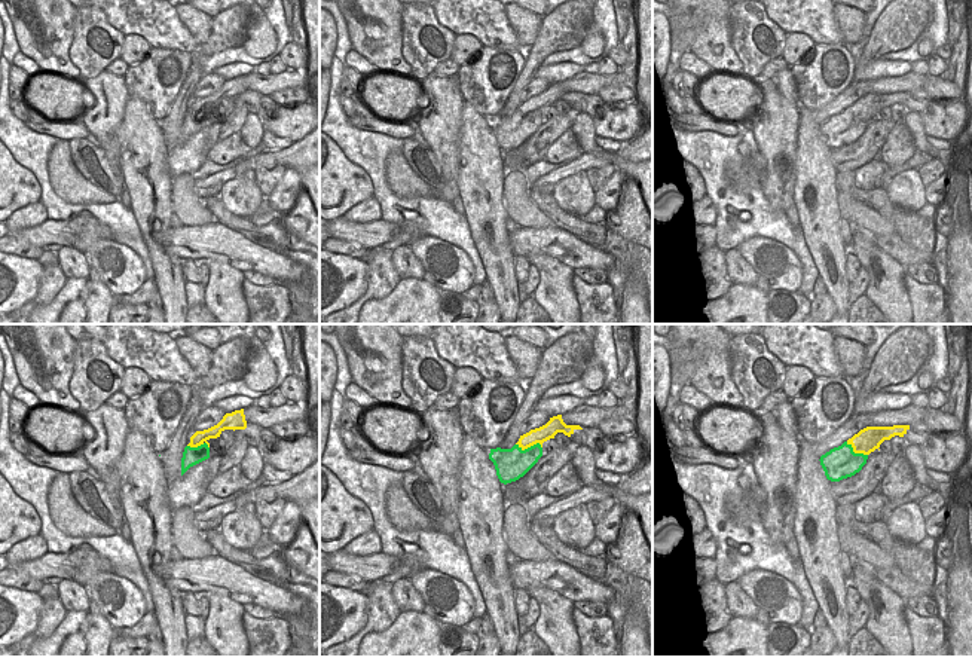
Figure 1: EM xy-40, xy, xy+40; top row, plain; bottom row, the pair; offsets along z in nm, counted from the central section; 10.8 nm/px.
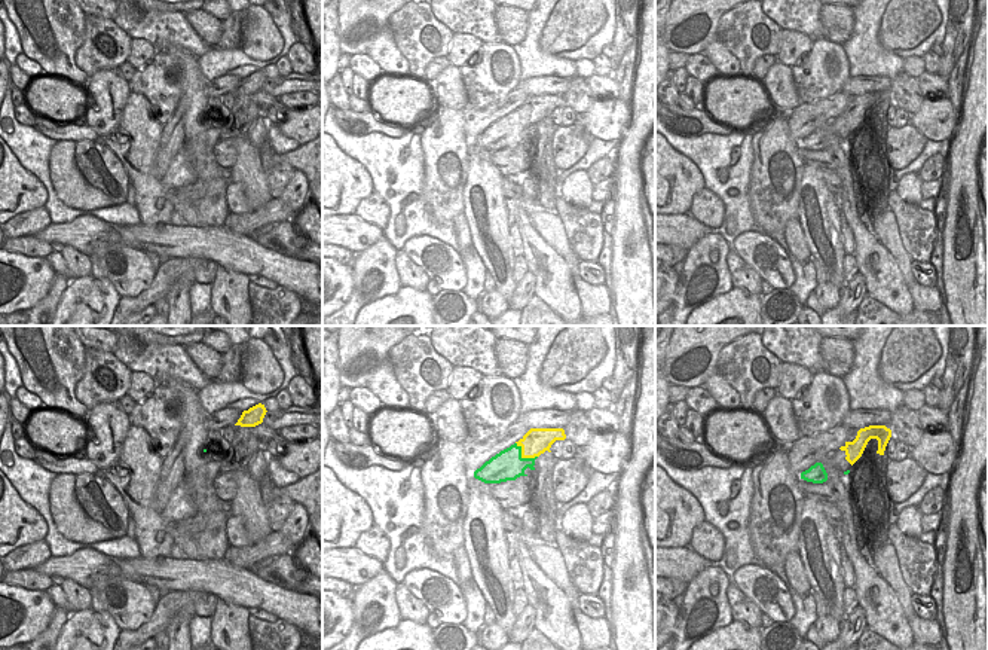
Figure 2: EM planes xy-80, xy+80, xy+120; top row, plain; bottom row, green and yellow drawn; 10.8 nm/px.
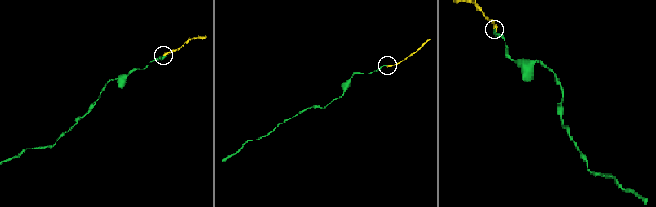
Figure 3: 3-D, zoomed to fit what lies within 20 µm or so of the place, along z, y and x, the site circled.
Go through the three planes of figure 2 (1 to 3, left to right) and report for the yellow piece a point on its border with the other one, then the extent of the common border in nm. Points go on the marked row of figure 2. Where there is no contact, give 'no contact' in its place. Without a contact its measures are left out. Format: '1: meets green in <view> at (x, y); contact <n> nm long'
1: no contact
2: meets green in xy+80 at (523, 458); contact 300 nm long
3: no contact

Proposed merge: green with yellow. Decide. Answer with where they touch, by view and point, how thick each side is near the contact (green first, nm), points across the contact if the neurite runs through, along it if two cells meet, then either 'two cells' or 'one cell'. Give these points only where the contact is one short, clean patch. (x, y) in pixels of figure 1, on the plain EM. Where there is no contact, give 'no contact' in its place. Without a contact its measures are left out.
meets green in xy at (529, 115); 320 nm thick on the green side, 170 nm on the other; one cell

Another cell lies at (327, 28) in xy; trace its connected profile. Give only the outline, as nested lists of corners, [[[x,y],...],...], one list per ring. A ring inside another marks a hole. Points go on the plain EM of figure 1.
[[[320,9],[320,70],[330,68],[337,43],[337,30],[330,12]]]

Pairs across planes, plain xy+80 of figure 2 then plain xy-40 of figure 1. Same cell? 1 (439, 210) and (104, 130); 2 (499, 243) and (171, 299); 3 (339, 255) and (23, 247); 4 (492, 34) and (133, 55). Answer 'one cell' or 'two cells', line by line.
1: one cell
2: one cell
3: one cell
4: two cells

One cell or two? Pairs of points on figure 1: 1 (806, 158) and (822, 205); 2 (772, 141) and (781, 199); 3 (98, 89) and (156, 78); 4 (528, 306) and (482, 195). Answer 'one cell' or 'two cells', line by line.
1: one cell
2: one cell
3: two cells
4: two cells

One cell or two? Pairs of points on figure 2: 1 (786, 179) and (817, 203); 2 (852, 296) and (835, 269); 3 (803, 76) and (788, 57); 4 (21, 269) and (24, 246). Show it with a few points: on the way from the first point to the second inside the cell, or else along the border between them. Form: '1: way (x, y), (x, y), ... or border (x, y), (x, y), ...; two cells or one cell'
1: border (804, 162), (797, 217); two cells
2: border (846, 283), (840, 289); two cells
3: border (794, 64), (791, 67); two cells
4: border (15, 252), (24, 256), (45, 258); two cells

